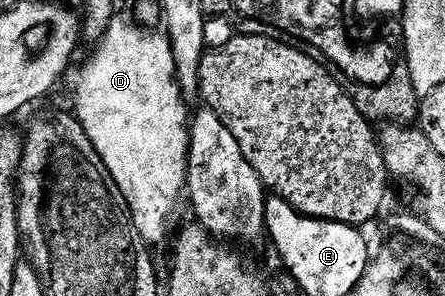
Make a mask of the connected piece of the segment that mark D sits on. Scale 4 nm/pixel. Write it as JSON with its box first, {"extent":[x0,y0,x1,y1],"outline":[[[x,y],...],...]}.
{"extent":[73,18,189,246],"outline":[[[122,18],[112,20],[100,37],[101,44],[75,78],[73,110],[98,156],[117,182],[135,228],[148,245],[156,246],[166,238],[167,224],[186,187],[189,112],[187,116],[186,101],[177,82],[172,46],[167,36],[129,22]]]}

